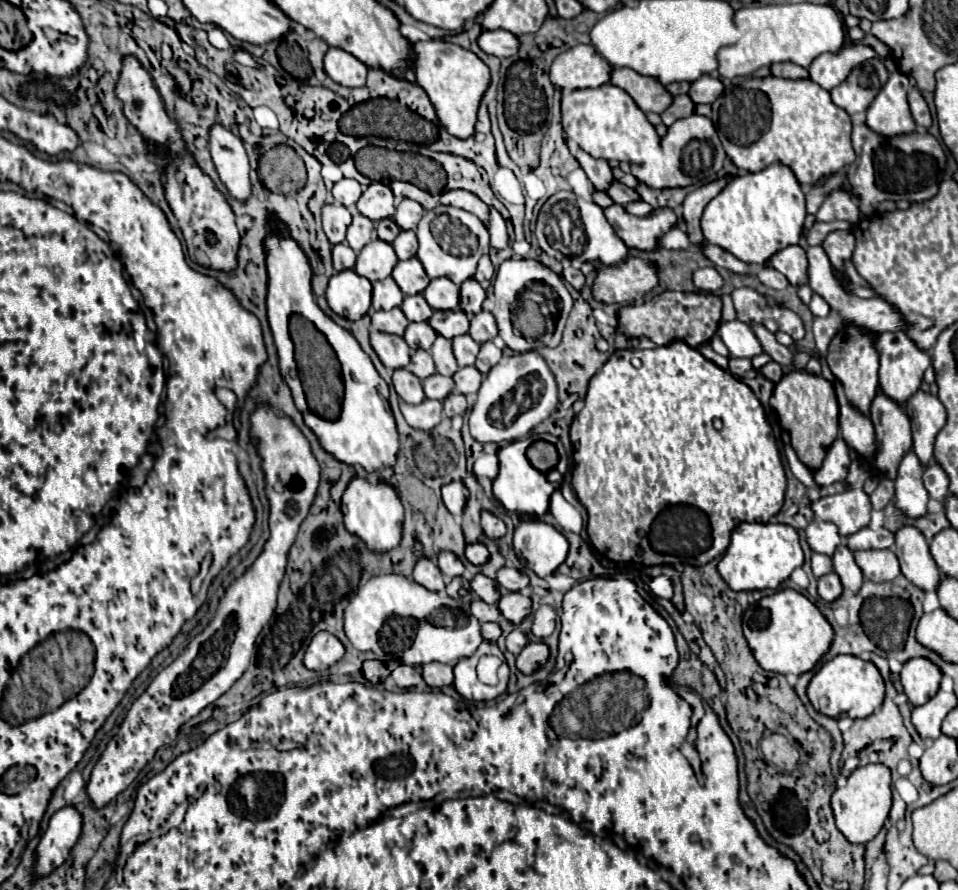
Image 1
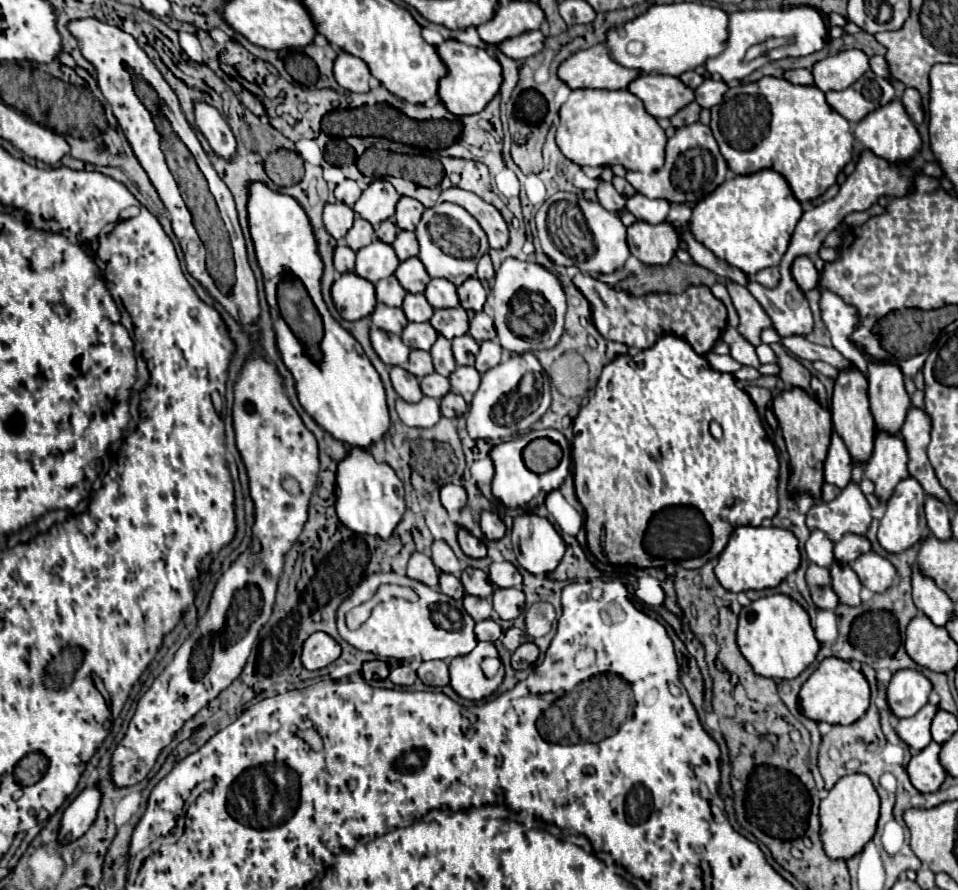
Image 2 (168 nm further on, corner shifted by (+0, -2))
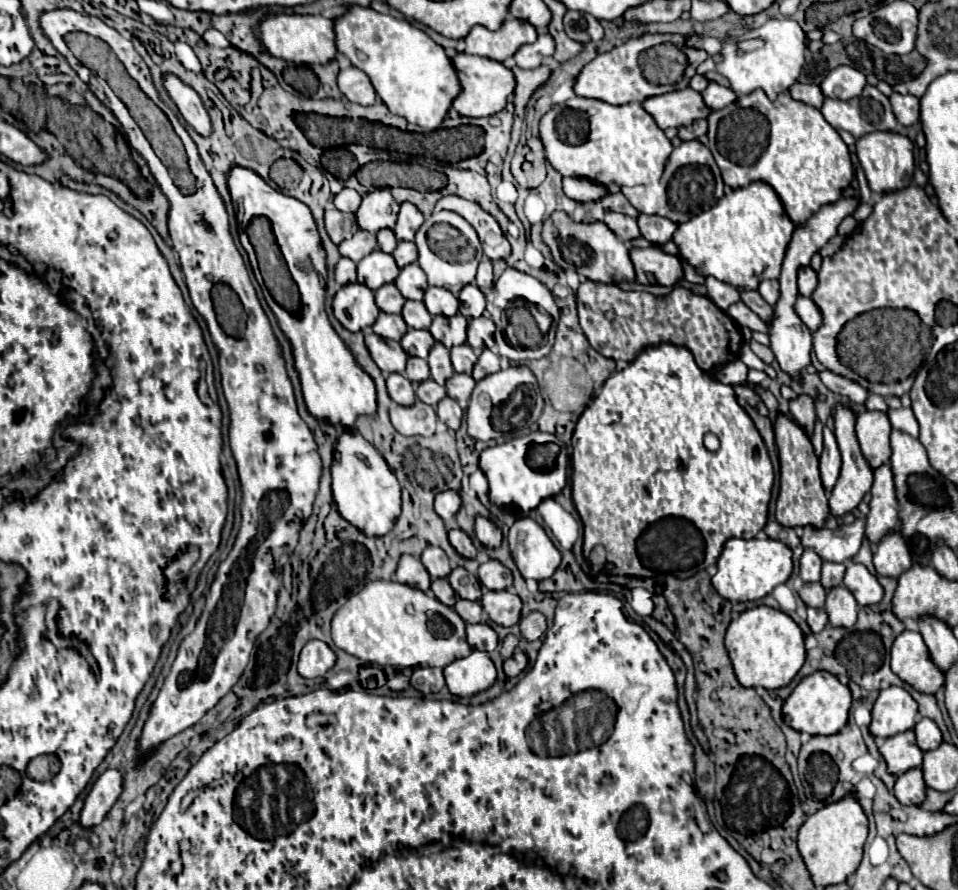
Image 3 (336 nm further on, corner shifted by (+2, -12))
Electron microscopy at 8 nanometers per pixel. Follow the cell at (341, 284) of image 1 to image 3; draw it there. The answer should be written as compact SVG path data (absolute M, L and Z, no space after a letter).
M348 283L338 289L334 297L334 317L348 329L348 331L362 331L370 327L380 309L374 303L374 293L366 289L366 285Z

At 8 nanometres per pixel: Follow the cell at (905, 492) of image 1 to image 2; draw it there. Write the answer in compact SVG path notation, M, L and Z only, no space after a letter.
M908 477L898 483L898 487L894 489L894 495L886 503L886 513L884 513L884 517L880 521L880 529L878 529L878 543L884 551L900 553L920 541L920 535L926 529L924 501L926 501L926 493L916 479Z

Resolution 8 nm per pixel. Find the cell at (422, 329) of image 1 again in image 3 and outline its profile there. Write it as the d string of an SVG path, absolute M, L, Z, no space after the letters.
M408 329L406 335L402 337L400 345L402 349L412 355L412 357L422 357L426 359L430 349L434 347L434 337L430 337L430 333L426 329Z

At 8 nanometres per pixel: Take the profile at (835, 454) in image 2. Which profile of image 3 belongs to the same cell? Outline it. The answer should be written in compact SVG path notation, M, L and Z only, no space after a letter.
M824 427L824 451L820 455L820 475L826 493L830 493L840 475L840 449L834 439L832 429Z

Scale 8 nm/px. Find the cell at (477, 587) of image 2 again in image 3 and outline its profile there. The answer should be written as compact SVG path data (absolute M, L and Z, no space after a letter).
M452 575L448 577L448 581L450 581L452 589L456 591L456 595L458 595L460 599L468 599L468 601L480 601L482 591L480 591L480 585L478 585L478 583L468 583L468 585L462 585L462 583L458 583L458 581L456 581Z

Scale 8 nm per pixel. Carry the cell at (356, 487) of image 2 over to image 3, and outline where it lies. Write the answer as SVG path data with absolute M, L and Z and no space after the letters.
M346 429L334 449L332 493L338 513L368 537L384 537L400 515L398 479L390 471L384 457L356 429Z

